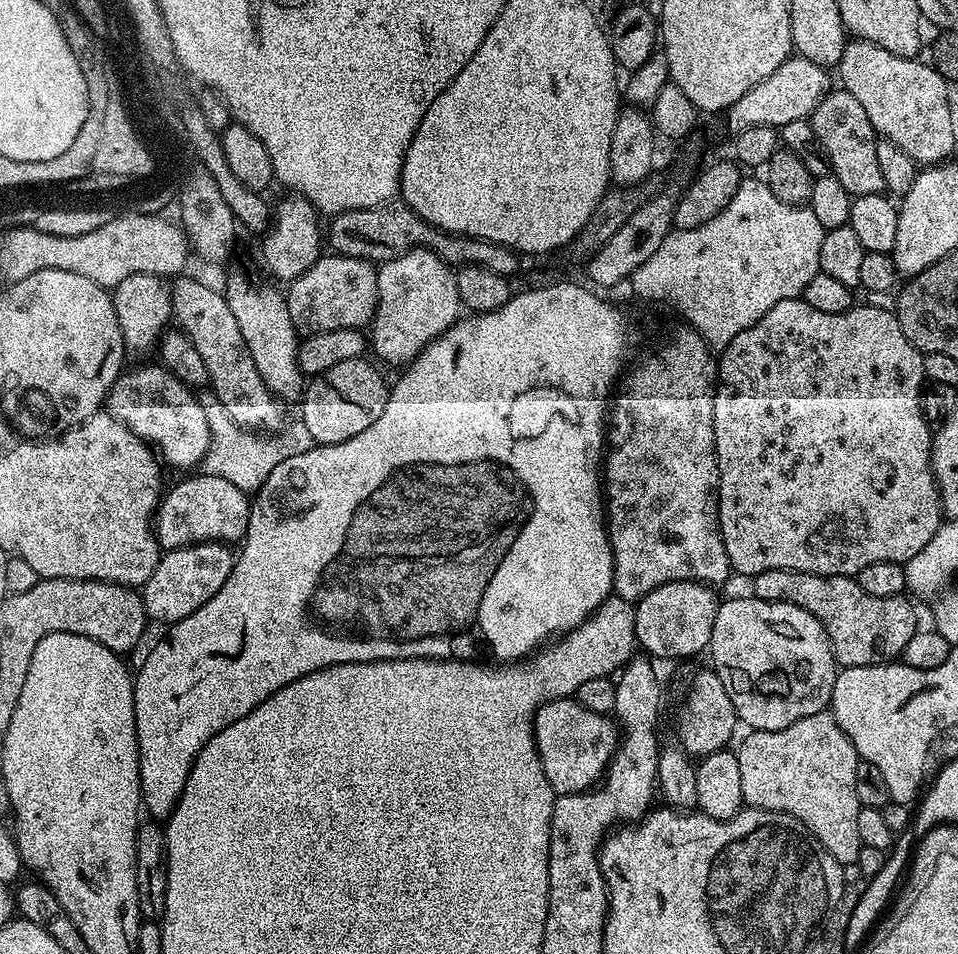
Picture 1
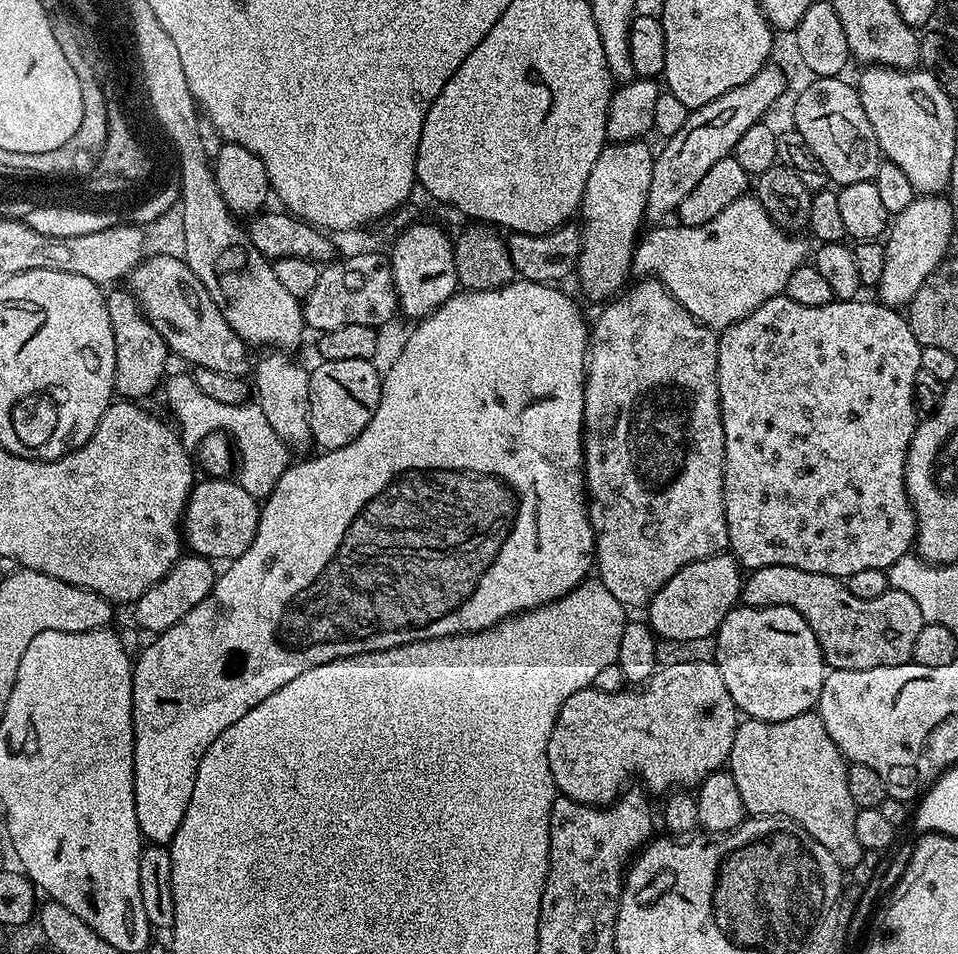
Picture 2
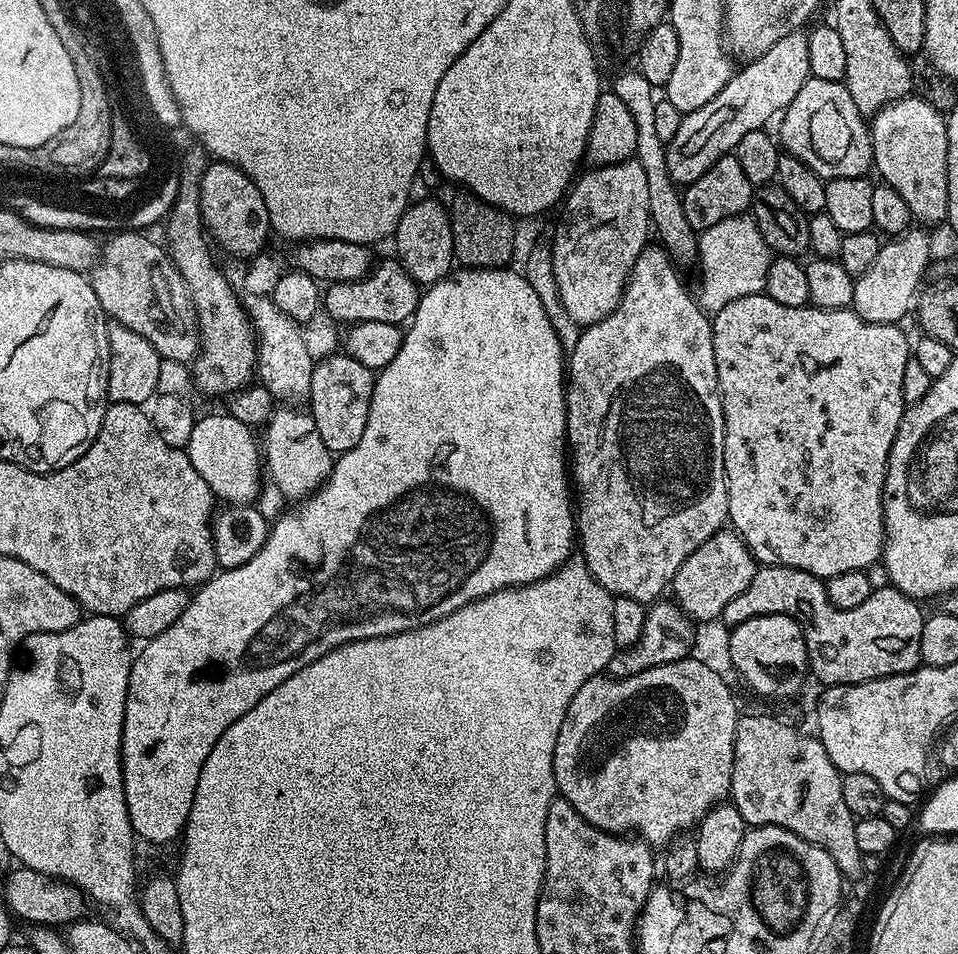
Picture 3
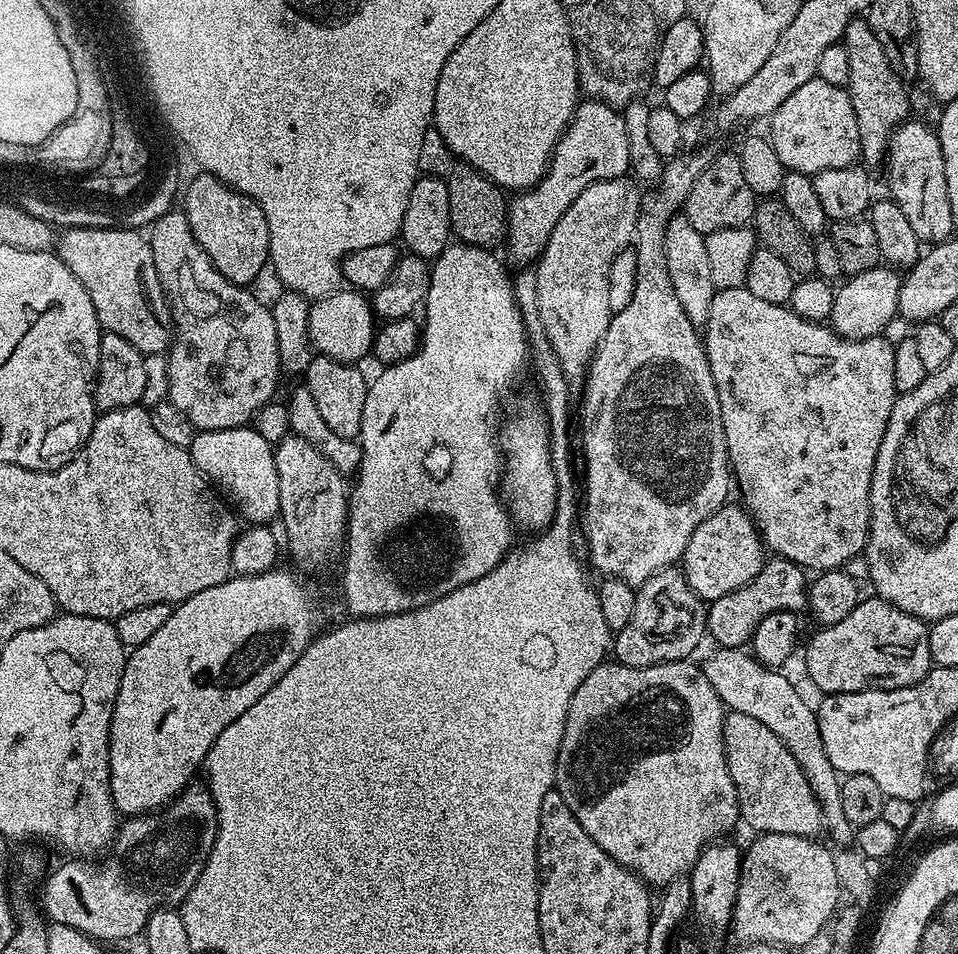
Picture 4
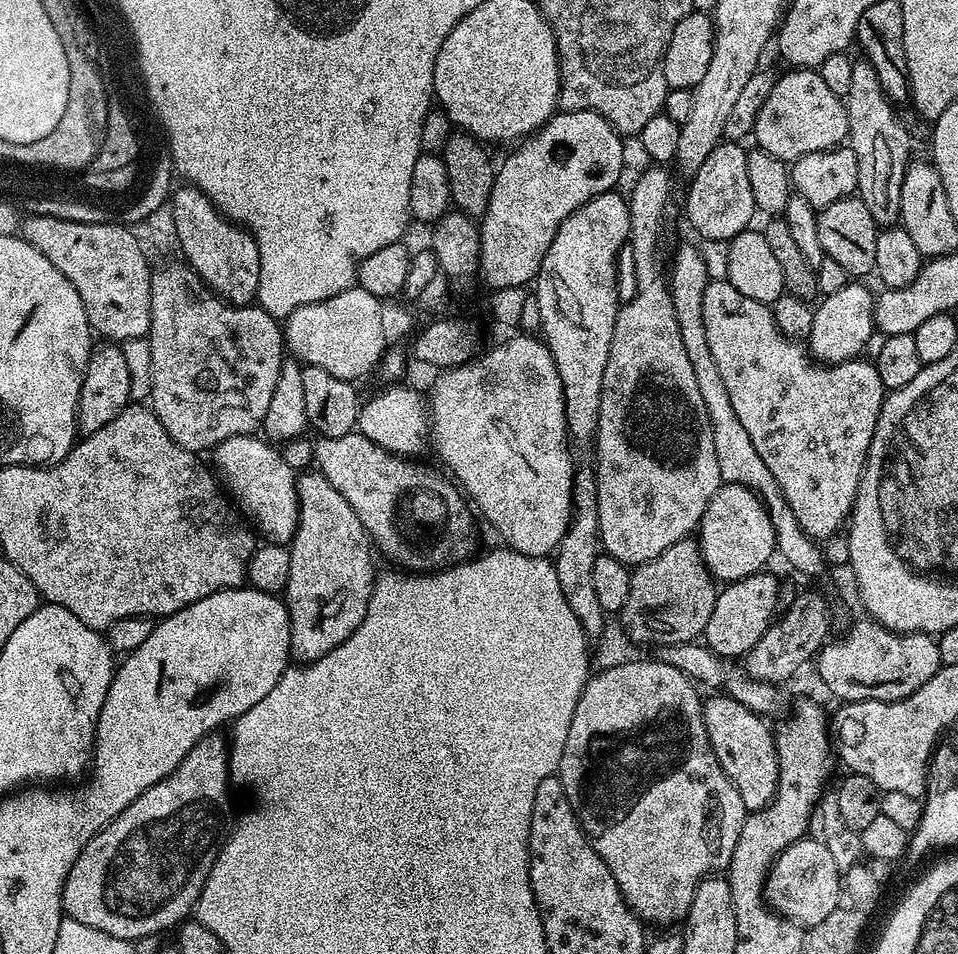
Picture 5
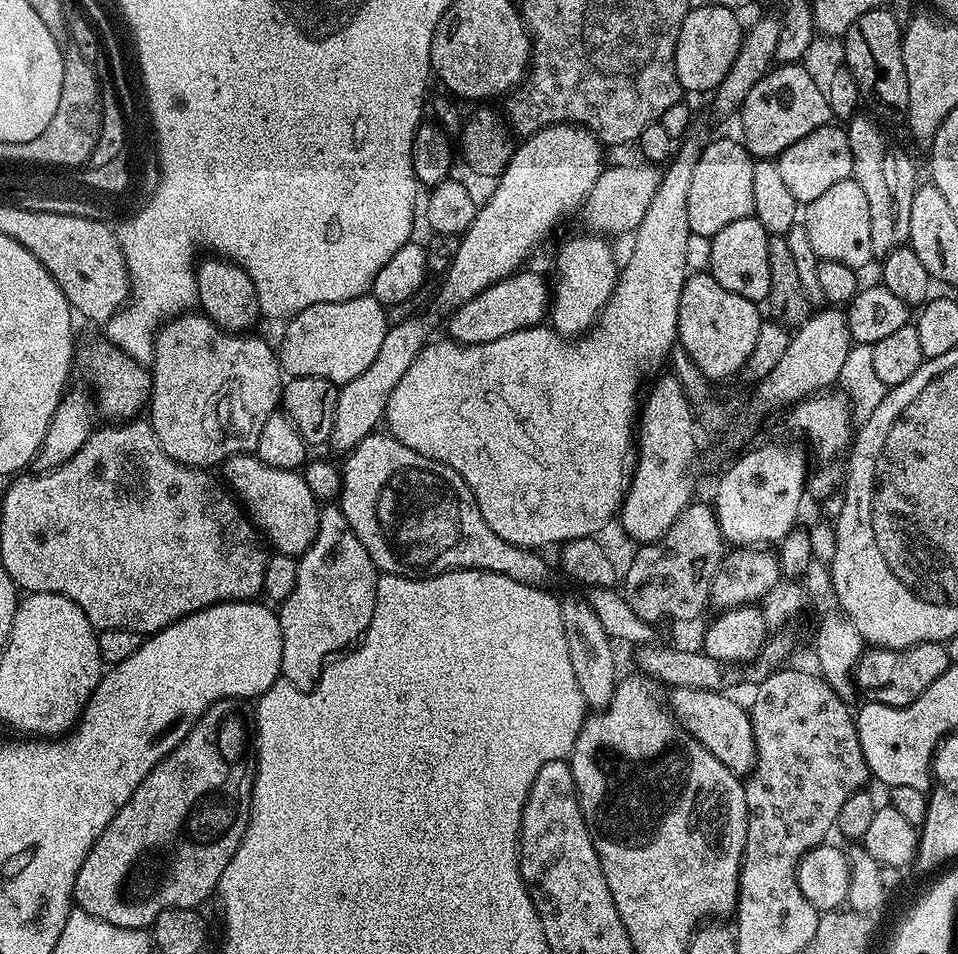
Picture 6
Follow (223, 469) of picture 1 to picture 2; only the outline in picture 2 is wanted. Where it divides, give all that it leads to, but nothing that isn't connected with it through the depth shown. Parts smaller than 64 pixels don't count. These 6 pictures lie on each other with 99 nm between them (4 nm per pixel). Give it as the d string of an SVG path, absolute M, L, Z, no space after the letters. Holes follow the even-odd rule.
M191 374L171 376L169 375L163 381L162 393L164 392L165 398L168 399L169 410L176 415L176 420L180 423L178 435L184 441L184 447L189 450L195 449L200 440L206 438L206 434L223 432L235 448L234 479L236 483L242 486L242 490L246 490L246 494L250 494L256 500L261 502L267 500L268 495L274 490L274 486L278 486L278 478L282 478L282 474L288 468L290 463L288 451L290 451L290 448L285 441L278 438L274 426L270 426L270 422L266 422L266 414L262 414L259 403L252 402L247 406L244 404L223 404L214 398L208 397L207 394L202 394L202 390L198 390Z

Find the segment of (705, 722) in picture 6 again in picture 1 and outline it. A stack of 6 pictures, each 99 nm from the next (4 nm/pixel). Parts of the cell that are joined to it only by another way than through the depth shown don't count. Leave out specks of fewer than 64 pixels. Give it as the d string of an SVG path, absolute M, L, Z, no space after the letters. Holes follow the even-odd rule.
M831 711L810 714L810 718L802 718L794 722L794 726L786 726L773 732L747 733L749 736L735 749L738 758L738 771L742 773L742 794L747 807L761 808L771 812L785 812L793 816L802 826L806 826L822 842L822 846L840 863L855 864L862 847L858 838L858 814L862 805L858 802L858 794L854 790L854 774L858 757L850 738L838 726Z

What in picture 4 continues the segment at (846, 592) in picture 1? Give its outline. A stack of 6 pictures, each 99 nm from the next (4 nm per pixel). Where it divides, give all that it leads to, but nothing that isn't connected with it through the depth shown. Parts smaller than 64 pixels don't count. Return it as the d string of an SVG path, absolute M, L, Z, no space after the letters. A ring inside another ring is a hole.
M769 559L762 570L746 586L734 590L730 594L722 594L722 598L711 601L707 605L707 633L717 640L720 648L743 649L751 641L754 630L758 630L758 622L770 614L781 610L804 610L808 606L808 585L810 583L805 569L800 565L781 560ZM879 598L861 599L860 605L842 622L834 622L827 626L817 627L816 660L814 673L826 694L833 692L861 692L862 690L894 690L902 686L914 686L926 678L934 665L930 658L930 642L928 641L928 624L917 616L898 610L890 602Z

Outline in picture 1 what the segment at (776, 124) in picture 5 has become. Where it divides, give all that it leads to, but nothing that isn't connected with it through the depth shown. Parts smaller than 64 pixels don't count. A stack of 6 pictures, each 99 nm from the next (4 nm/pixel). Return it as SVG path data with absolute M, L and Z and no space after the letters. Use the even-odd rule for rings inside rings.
M843 90L829 91L822 102L812 111L812 129L820 142L821 149L828 158L831 175L836 176L846 186L851 196L862 194L878 194L884 192L882 166L878 166L878 150L876 141L878 134L866 118L866 110L862 110L862 102L854 98L854 94Z

